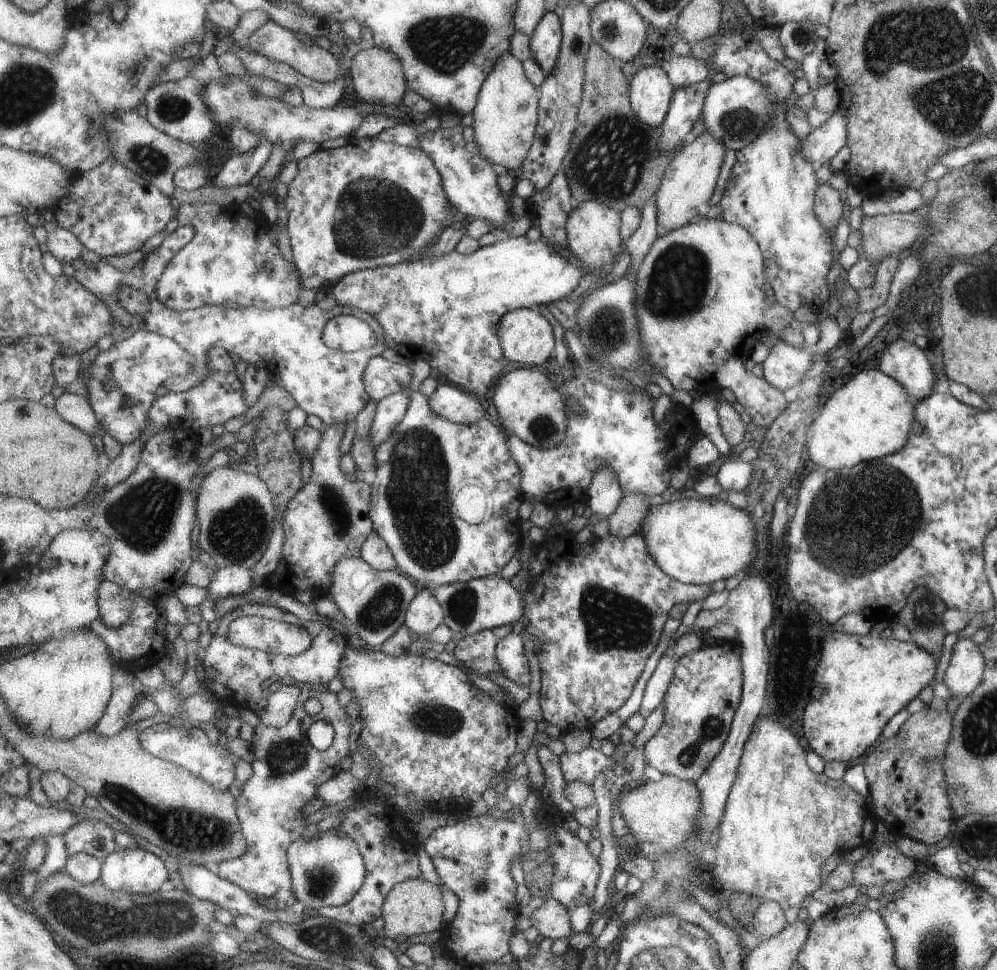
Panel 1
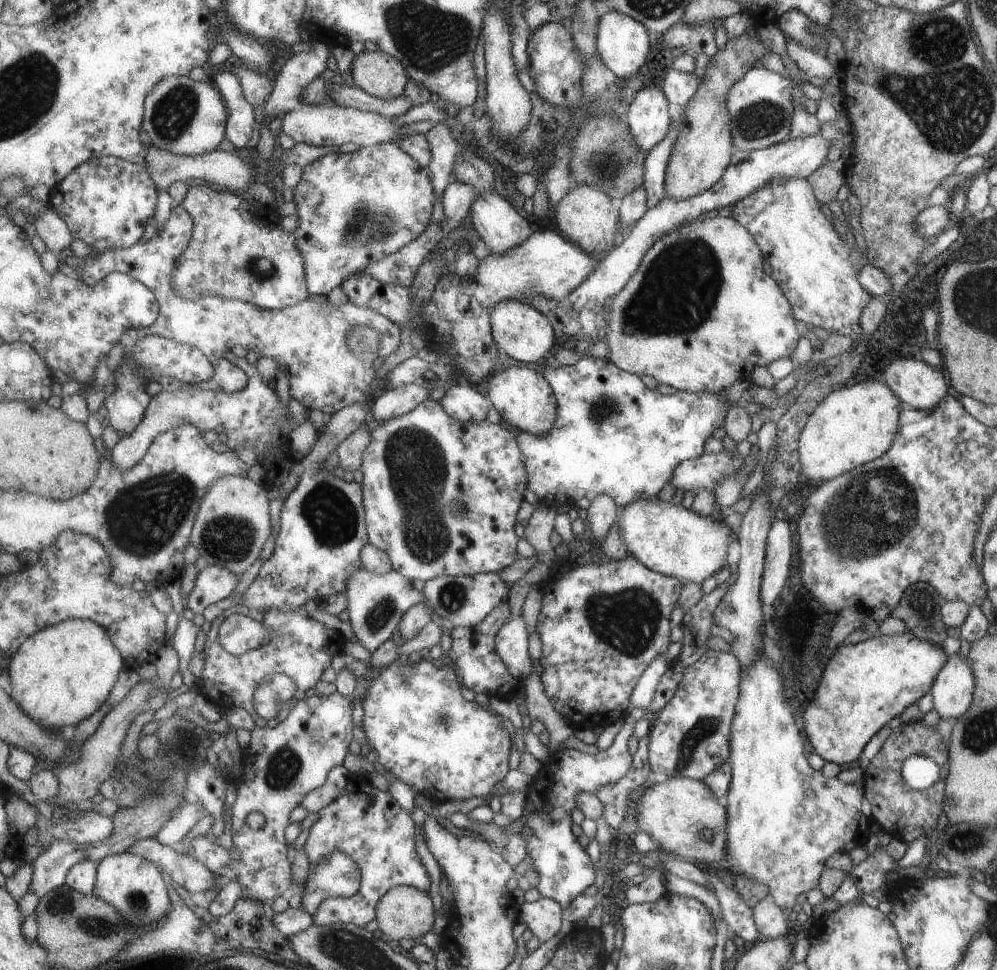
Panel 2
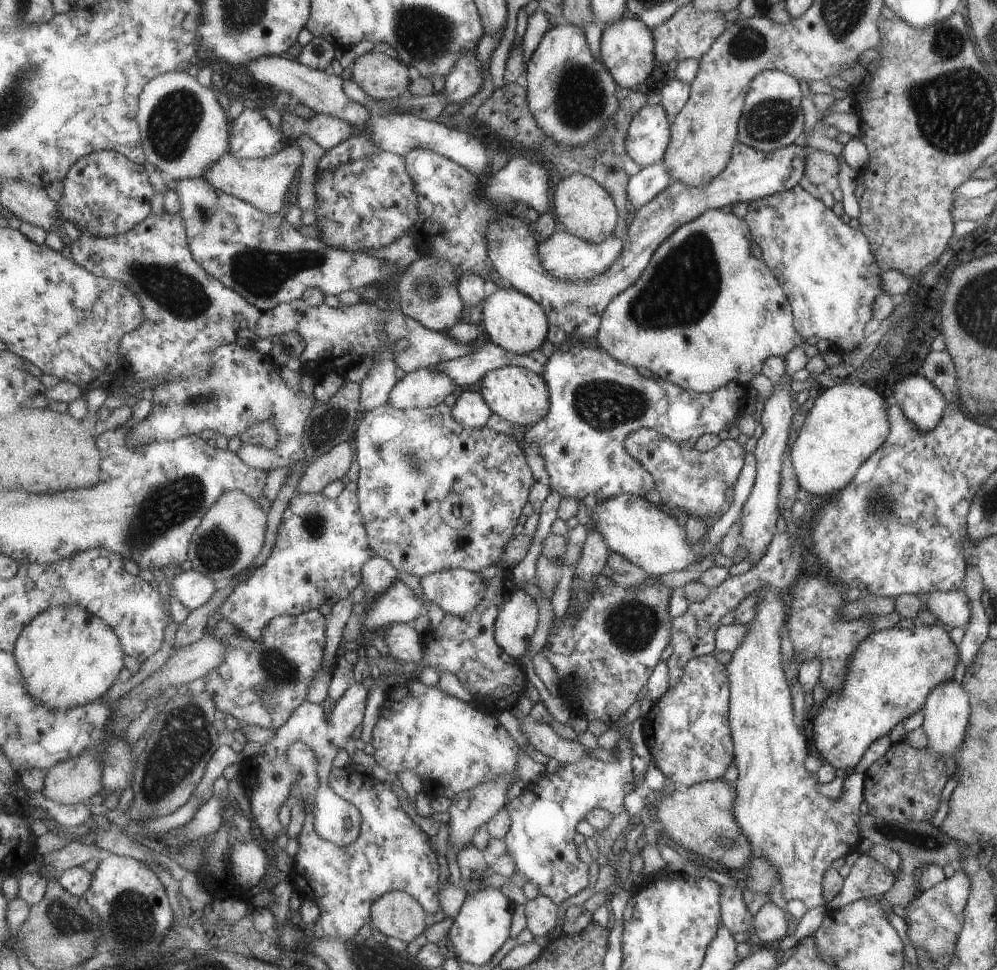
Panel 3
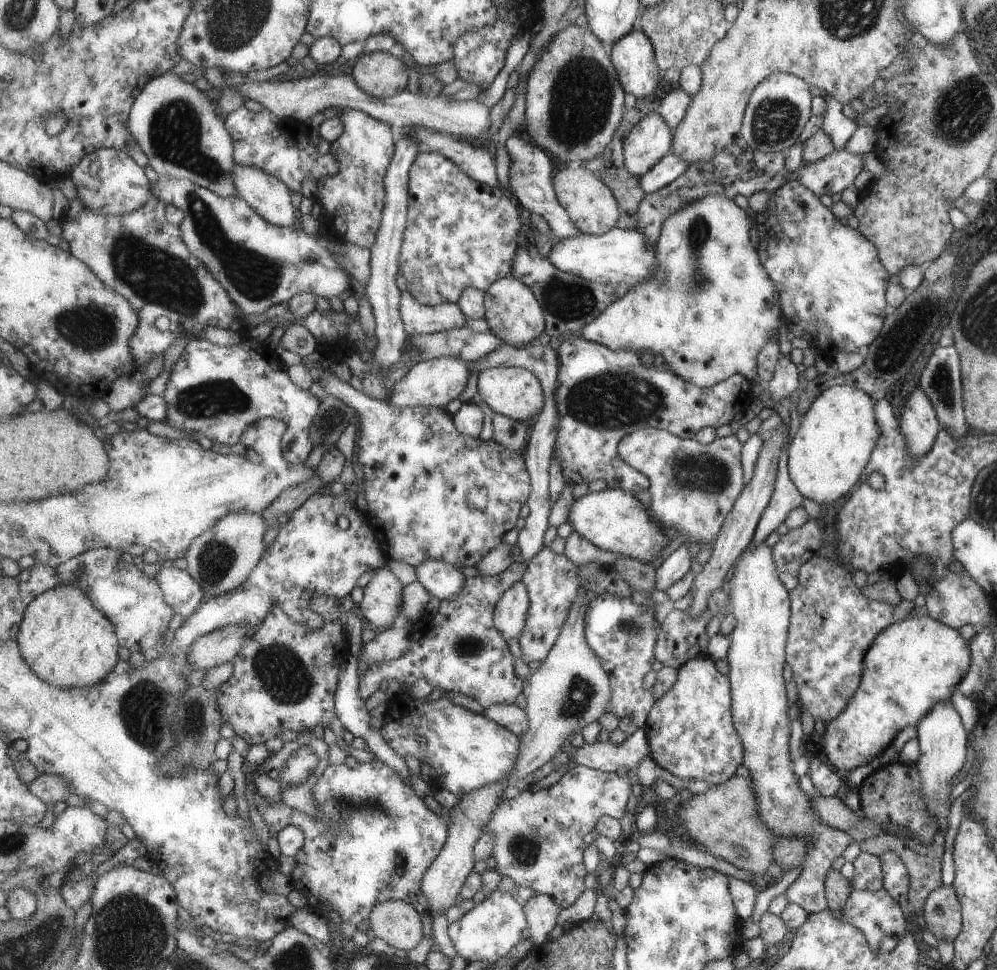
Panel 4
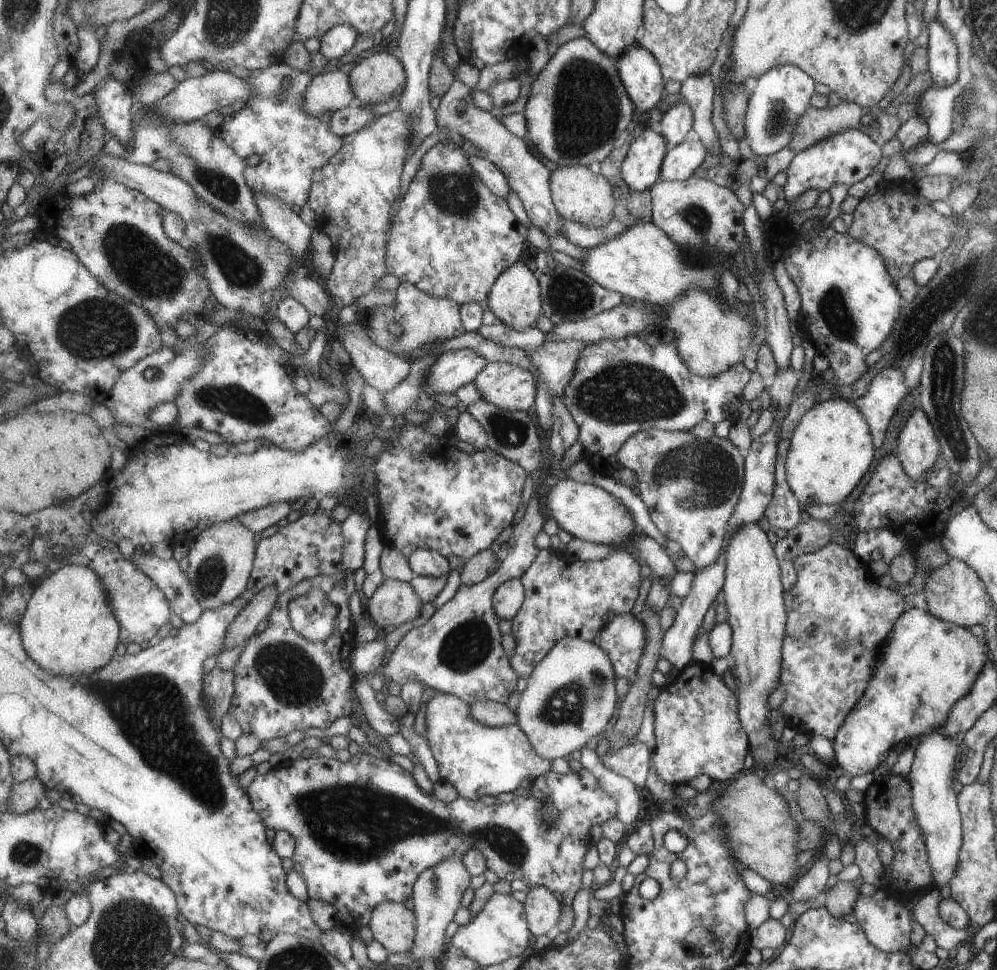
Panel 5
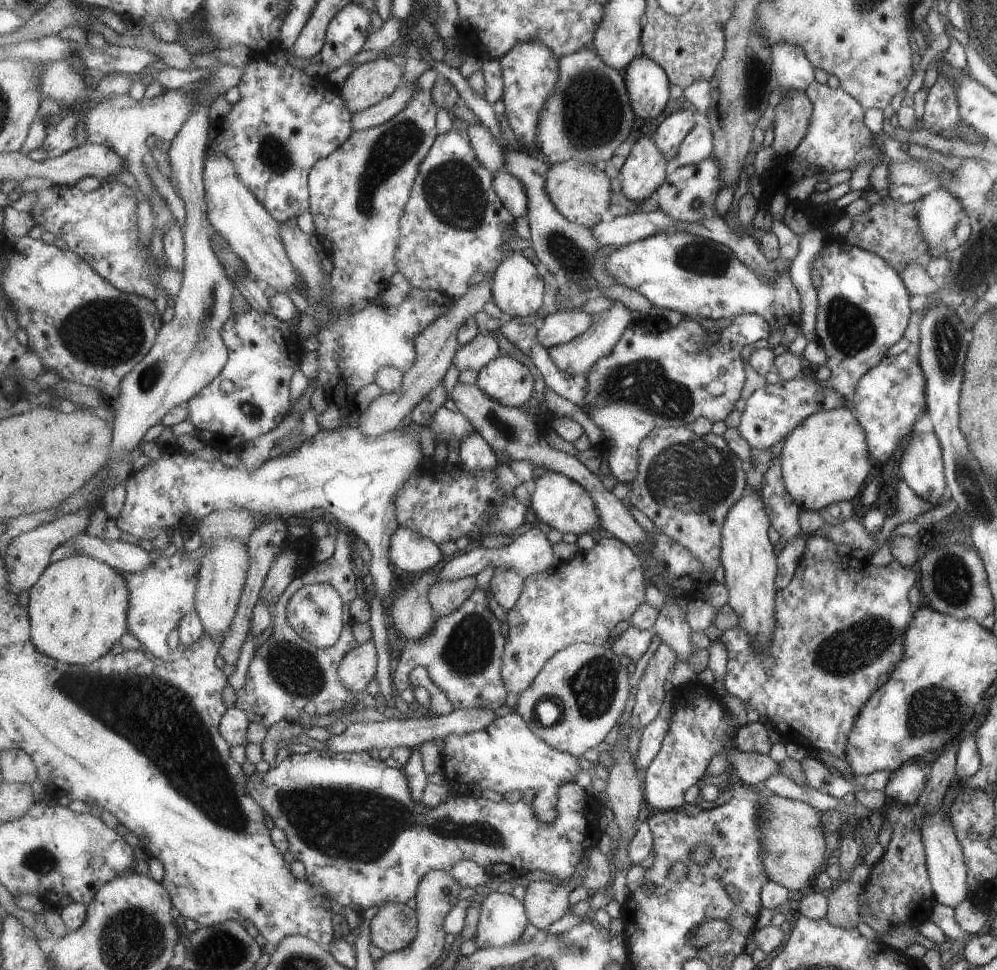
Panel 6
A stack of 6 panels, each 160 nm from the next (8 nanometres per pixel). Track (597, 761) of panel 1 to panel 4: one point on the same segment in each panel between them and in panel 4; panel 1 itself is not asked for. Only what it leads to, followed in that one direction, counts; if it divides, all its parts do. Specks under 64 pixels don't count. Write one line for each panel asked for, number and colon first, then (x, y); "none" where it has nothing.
2: (566, 871)
3: (541, 839)
4: (539, 835)

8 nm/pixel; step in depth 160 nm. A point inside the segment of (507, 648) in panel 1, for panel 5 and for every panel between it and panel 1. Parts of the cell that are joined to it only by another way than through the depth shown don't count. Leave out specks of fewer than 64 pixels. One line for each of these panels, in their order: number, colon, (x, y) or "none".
2: (513, 640)
3: (517, 621)
4: (512, 610)
5: (510, 597)

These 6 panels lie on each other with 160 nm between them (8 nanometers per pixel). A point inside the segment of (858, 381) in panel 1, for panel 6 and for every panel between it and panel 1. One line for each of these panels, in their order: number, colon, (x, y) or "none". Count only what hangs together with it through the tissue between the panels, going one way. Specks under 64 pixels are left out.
2: (852, 425)
3: (847, 422)
4: (826, 456)
5: (830, 449)
6: (823, 460)

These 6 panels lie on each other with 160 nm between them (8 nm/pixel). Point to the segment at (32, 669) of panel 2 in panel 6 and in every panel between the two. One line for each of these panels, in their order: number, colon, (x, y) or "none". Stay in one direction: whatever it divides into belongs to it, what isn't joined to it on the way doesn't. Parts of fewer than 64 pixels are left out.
3: (69, 657)
4: (69, 642)
5: (69, 628)
6: (79, 608)

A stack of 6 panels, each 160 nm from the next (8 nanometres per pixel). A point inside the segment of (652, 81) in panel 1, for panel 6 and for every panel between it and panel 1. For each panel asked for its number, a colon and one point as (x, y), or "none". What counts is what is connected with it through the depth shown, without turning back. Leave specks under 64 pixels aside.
2: (650, 117)
3: (649, 136)
4: (651, 139)
5: (642, 168)
6: (645, 171)

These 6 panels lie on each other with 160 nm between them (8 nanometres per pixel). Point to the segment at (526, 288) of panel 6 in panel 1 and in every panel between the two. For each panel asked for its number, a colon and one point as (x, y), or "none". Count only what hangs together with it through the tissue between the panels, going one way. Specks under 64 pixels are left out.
1: (527, 337)
2: (521, 331)
3: (513, 320)
4: (513, 312)
5: (516, 298)

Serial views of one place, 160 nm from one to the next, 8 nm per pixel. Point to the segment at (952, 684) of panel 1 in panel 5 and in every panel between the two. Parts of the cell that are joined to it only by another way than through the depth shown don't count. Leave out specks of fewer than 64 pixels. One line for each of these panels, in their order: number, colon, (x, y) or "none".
2: (951, 692)
3: (945, 711)
4: (941, 739)
5: (930, 778)

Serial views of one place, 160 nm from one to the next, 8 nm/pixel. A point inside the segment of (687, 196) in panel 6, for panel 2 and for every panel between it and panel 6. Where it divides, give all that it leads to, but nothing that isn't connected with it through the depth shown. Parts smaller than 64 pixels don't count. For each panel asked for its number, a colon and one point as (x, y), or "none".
2: (700, 313)
3: (704, 312)
4: (710, 307)
5: (695, 211)

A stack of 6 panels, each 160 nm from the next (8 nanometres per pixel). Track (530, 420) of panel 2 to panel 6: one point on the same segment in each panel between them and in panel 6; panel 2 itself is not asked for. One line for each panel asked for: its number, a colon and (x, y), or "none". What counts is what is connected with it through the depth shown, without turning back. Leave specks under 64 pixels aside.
3: (521, 396)
4: (516, 392)
5: (511, 387)
6: (508, 381)

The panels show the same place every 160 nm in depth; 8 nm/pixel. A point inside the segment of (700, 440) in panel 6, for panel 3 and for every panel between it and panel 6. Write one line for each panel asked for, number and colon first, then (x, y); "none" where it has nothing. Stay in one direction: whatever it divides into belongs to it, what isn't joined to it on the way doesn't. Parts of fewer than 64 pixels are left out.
3: (693, 482)
4: (693, 486)
5: (690, 486)

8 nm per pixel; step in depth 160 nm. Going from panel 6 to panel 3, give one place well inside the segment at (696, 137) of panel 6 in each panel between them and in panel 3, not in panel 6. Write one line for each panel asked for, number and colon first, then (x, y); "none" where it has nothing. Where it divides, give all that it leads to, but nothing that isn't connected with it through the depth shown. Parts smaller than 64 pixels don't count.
3: (644, 186)
4: (669, 168)
5: (681, 162)

